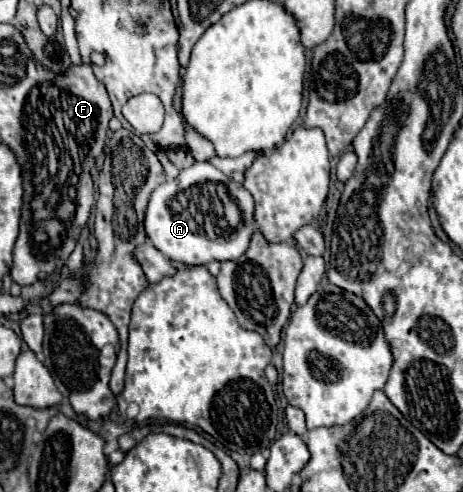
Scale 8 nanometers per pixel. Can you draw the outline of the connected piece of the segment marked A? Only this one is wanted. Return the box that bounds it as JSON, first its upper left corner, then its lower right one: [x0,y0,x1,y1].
[144,162,254,266]

